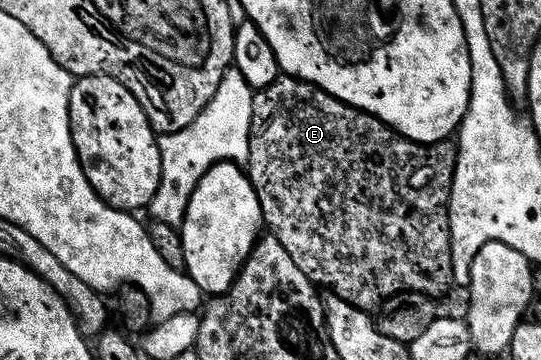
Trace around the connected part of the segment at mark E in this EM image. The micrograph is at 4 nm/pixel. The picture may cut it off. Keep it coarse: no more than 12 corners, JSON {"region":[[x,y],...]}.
{"region":[[256,94],[265,227],[372,312],[453,289],[457,147]]}

